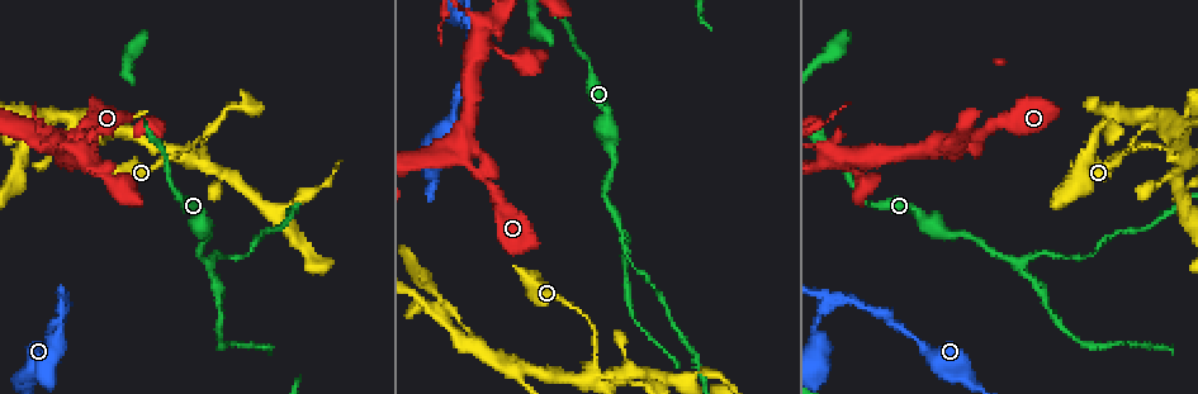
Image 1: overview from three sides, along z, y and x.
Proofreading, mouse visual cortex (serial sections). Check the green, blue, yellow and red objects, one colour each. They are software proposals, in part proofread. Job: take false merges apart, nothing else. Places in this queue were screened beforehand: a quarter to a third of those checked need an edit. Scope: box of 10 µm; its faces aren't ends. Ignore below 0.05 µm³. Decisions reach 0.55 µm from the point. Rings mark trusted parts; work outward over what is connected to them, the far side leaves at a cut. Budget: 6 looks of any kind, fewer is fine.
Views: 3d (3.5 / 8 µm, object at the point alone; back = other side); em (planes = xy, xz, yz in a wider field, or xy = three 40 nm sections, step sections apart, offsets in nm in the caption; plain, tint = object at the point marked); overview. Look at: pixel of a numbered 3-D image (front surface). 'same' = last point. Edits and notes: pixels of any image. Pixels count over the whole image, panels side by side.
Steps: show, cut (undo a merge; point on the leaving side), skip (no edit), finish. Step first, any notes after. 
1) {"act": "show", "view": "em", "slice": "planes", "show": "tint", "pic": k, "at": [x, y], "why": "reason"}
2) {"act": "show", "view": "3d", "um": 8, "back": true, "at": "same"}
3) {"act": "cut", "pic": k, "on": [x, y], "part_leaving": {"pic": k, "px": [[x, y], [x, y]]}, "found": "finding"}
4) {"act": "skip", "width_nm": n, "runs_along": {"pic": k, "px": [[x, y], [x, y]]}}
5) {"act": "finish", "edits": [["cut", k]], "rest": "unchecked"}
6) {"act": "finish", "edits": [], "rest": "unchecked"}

{"act": "show", "view": "3d", "um": 3.5, "pic": 1, "at": [590, 376], "why": "sudden change in width"}

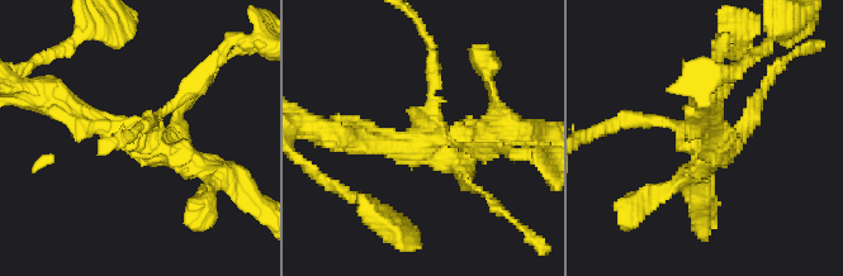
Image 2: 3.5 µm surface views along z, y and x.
{"act": "show", "view": "em", "slice": "xy", "step": 1, "show": "tint", "pic": 2, "at": [708, 137]}

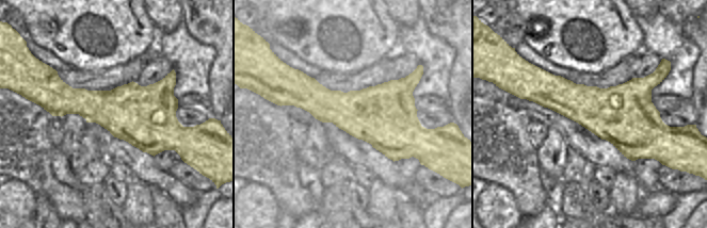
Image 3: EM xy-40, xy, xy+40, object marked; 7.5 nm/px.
{"act": "skip", "runs_along": {"pic": 2, "px": [[432, 56], [429, 137], [355, 143]]}, "found": "one cell here"}

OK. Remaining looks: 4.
{"act": "show", "view": "3d", "um": 3.5, "pic": 1, "at": [211, 262], "why": "a fork"}

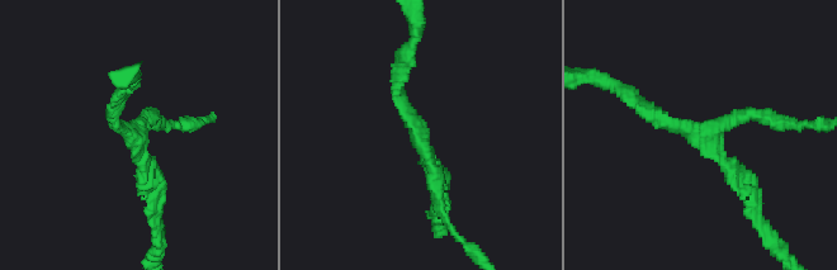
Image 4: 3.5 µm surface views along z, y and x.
{"act": "show", "view": "em", "slice": "xy", "step": 2, "show": "tint", "pic": 4, "at": [130, 136], "arms": 3, "arm_widths_nm": [200, 200, 200]}

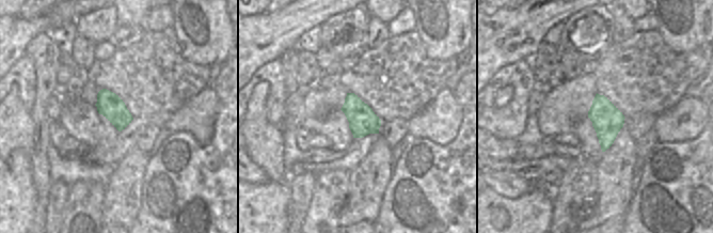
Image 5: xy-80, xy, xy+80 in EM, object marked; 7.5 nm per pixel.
{"act": "show", "view": "em", "slice": "xy", "step": 1, "show": "tint", "at": "same"}

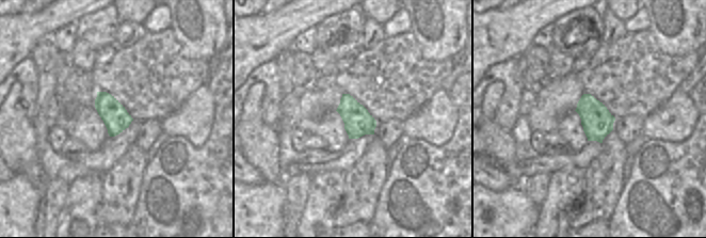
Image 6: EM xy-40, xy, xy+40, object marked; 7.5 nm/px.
{"act": "skip", "found": "all the same cell"}

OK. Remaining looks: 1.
{"act": "finish", "edits": [], "rest": "unchecked"}

